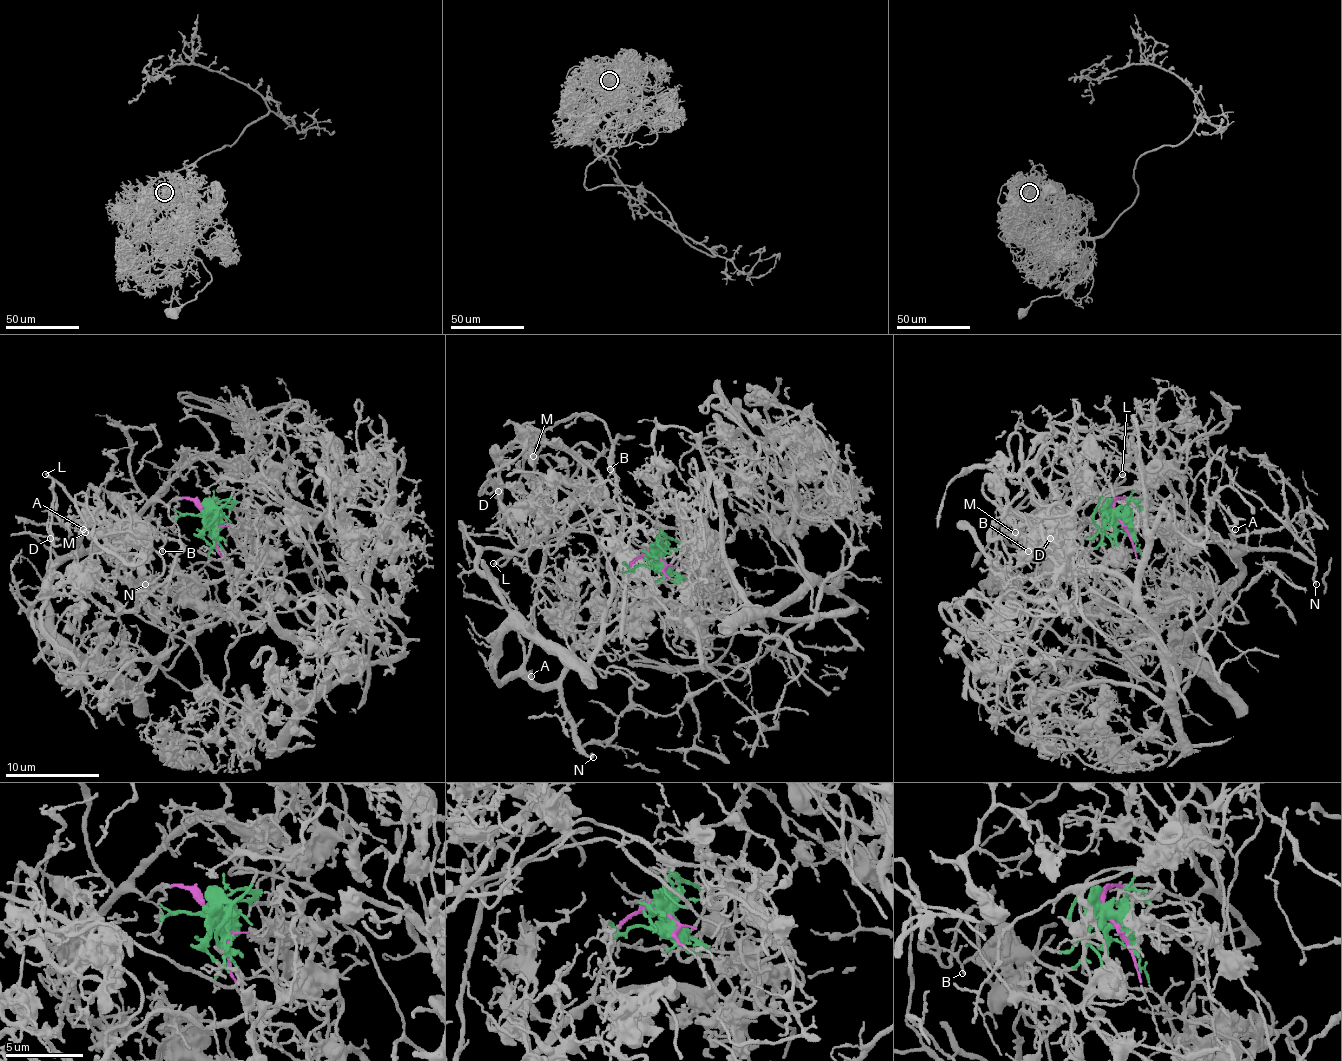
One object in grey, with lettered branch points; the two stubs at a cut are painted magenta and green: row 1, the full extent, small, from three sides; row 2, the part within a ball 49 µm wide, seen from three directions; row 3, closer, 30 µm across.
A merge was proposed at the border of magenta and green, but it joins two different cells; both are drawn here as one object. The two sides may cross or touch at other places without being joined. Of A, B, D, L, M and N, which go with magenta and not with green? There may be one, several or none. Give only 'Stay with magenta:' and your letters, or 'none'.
Stay with magenta: A, N

